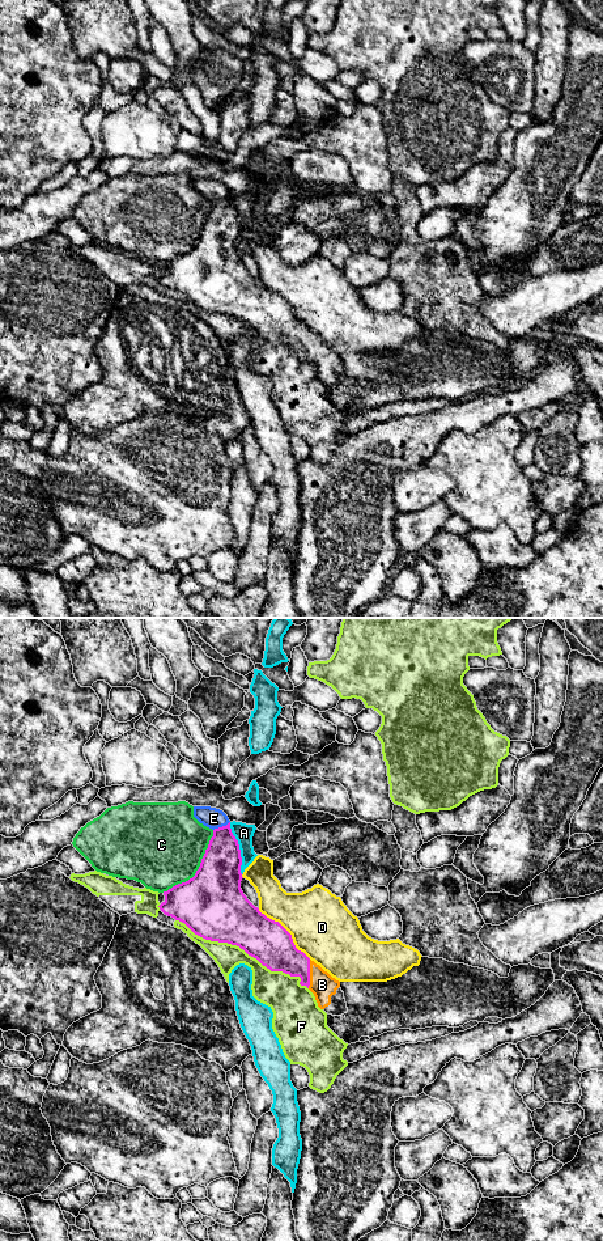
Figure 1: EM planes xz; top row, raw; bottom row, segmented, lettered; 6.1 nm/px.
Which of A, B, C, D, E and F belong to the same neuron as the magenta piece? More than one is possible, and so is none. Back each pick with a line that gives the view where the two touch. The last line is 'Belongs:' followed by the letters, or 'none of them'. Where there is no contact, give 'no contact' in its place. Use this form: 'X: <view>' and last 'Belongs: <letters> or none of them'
B: xz
Belongs: B

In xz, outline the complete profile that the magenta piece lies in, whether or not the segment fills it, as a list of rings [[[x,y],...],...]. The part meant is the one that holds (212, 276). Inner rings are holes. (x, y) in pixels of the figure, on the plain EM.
[[[229,194],[213,202],[213,208],[195,247],[164,263],[165,272],[158,278],[160,281],[184,295],[195,306],[205,312],[239,318],[271,343],[300,348],[300,356],[306,357],[314,365],[318,378],[326,385],[332,387],[347,385],[348,380],[340,353],[298,322],[292,306],[279,293],[262,285],[243,266],[241,237],[239,216]]]

